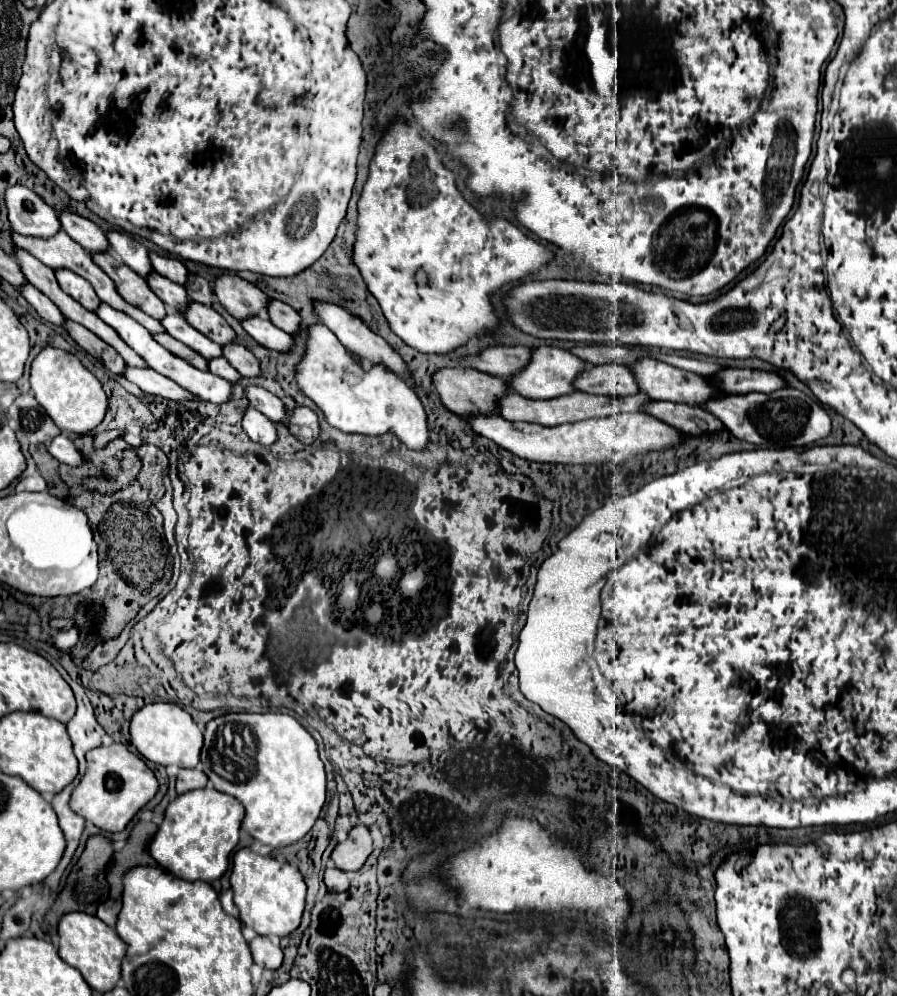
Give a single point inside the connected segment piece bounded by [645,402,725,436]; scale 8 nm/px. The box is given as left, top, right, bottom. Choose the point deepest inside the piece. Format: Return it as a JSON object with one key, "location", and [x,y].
{"location":[692,420]}

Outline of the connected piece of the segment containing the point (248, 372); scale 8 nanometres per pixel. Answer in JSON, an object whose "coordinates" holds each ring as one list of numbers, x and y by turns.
{"coordinates":[[229,344,229,346,223,346,223,356,231,362,231,366,241,374,241,376,247,376,247,378,257,378,261,376,261,366,259,366,259,360,253,356,253,352,249,352,245,346,241,344]]}

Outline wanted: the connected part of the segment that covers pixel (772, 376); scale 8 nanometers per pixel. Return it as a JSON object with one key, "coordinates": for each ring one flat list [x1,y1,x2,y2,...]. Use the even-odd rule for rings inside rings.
{"coordinates":[[725,368,715,376,715,384,725,394,747,394,747,392,775,392,787,386,787,380,777,372,753,370,753,368]]}

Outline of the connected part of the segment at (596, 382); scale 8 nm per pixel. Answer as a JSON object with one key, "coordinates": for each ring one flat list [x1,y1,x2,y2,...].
{"coordinates":[[603,364,585,370,583,376,577,378,581,392,589,394,611,394,611,396,631,396,639,392,635,376,625,366]]}

